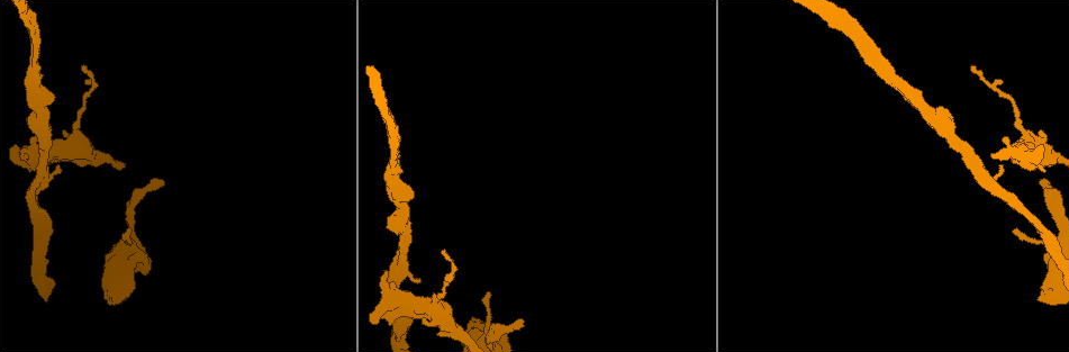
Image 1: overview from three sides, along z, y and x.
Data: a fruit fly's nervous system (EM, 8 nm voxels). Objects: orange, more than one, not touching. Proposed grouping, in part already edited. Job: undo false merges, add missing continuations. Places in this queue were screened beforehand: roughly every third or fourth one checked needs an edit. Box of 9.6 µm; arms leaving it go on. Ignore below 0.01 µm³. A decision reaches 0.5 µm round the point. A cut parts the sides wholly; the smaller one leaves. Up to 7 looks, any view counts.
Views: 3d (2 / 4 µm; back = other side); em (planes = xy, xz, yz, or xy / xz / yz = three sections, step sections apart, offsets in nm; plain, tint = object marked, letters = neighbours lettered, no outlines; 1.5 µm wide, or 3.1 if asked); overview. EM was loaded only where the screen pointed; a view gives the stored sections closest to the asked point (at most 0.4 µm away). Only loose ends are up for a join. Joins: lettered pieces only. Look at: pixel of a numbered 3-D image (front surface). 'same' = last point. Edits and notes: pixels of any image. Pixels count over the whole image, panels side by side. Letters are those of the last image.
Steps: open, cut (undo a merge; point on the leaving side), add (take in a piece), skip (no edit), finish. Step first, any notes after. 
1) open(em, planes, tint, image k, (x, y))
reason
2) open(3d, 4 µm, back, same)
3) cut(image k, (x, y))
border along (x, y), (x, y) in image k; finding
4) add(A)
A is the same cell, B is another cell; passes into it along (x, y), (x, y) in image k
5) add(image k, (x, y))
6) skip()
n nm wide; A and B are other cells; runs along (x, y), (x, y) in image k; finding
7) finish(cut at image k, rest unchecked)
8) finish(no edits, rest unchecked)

open(em, planes, letters, image 1, (85, 69))
free end

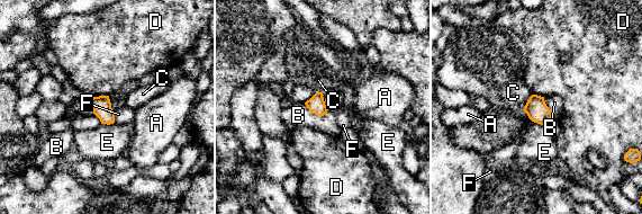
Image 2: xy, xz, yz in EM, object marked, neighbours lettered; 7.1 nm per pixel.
skip()
B touches over 190 nm; A, B, C, D, E and F are other cells; border along (304, 103), (317, 115), (327, 112) in image 2; none of them fits

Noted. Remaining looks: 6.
open(em, planes, tint, image 1, (390, 325))
free end

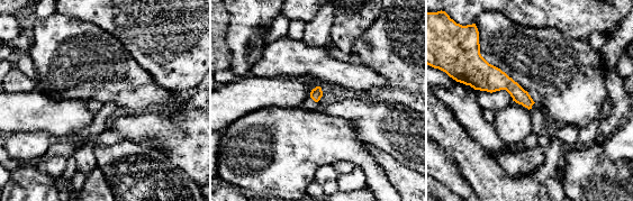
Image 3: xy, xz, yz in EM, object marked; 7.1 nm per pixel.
open(em, planes, letters, same)

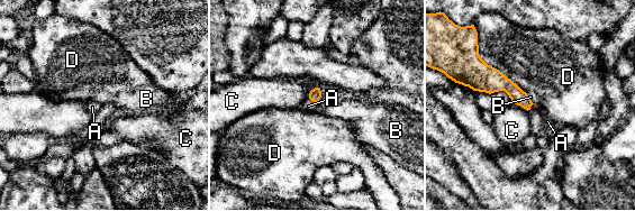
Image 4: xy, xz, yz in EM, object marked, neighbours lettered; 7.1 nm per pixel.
add(A)
A is the same cell, B, C and D are other cells; passes into it along (315, 94), (311, 100), (308, 106) in image 4; the neuron continues

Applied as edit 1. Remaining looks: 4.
open(em, planes, letters, image 1, (471, 317))
thick end

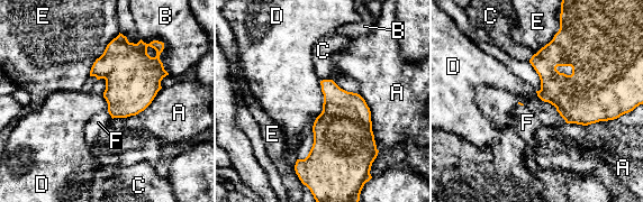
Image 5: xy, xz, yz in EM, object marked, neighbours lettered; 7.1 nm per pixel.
add(F)
F is the same cell, A, B, C, D and E are other cells; passes into it along (588, 95), (561, 116), (527, 122) in image 5; it goes on there

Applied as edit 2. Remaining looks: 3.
finish(add at image 4, add at image 5, rest unchecked)

